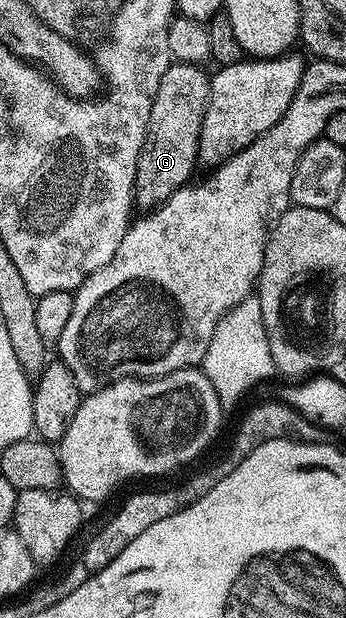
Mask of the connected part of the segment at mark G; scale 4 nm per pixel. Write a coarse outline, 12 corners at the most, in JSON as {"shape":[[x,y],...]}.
{"shape":[[171,63],[136,166],[150,210],[191,183],[211,73]]}

